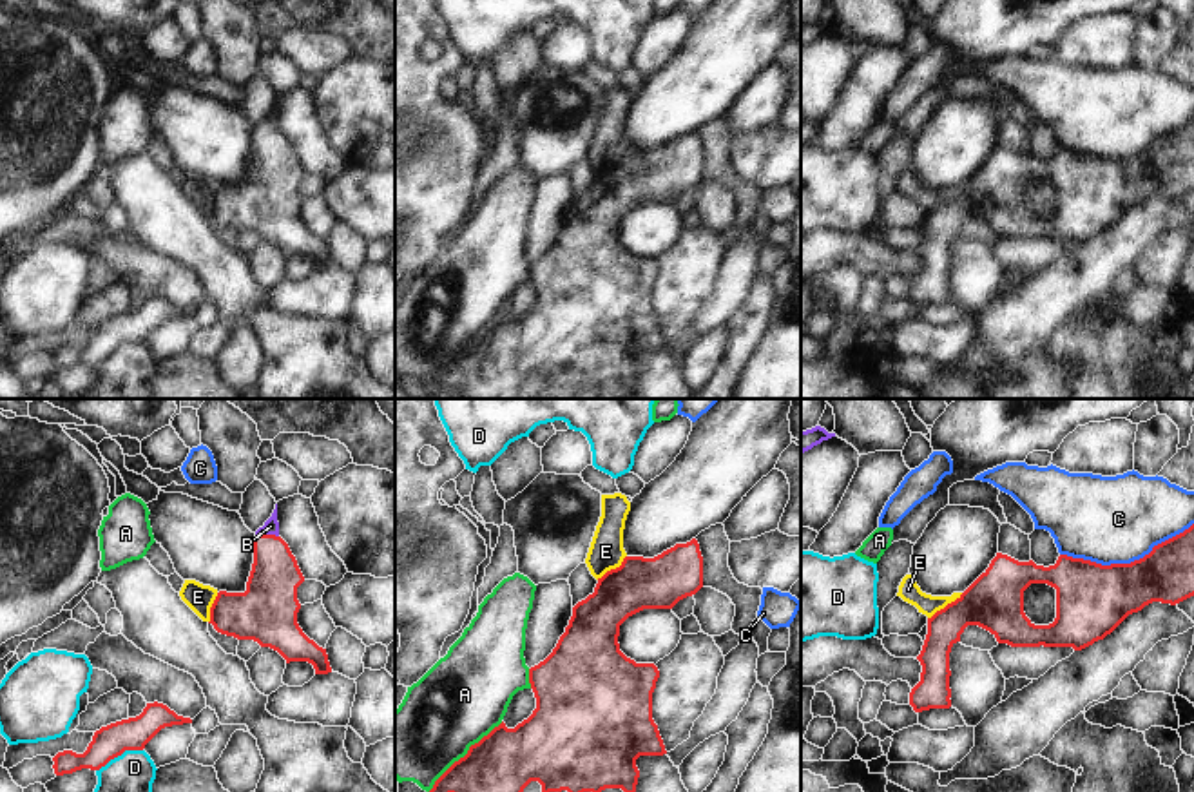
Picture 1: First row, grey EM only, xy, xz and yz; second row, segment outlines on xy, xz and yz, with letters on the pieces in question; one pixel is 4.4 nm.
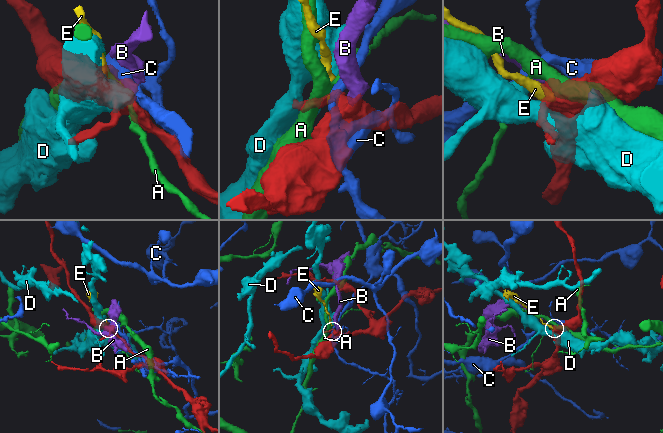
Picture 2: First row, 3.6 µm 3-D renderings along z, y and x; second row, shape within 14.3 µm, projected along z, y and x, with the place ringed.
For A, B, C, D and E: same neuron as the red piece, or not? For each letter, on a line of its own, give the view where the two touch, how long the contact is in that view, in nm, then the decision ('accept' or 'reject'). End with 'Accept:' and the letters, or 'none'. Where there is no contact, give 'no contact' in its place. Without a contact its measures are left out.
A: xz | 460 nm | reject
B: xy | 110 nm | accept
C: yz | 600 nm | reject
D: xy | 220 nm | reject
E: yz | 200 nm | reject
Accept: B

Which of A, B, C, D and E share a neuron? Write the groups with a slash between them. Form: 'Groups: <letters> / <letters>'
Groups: A / B / C / D / E

